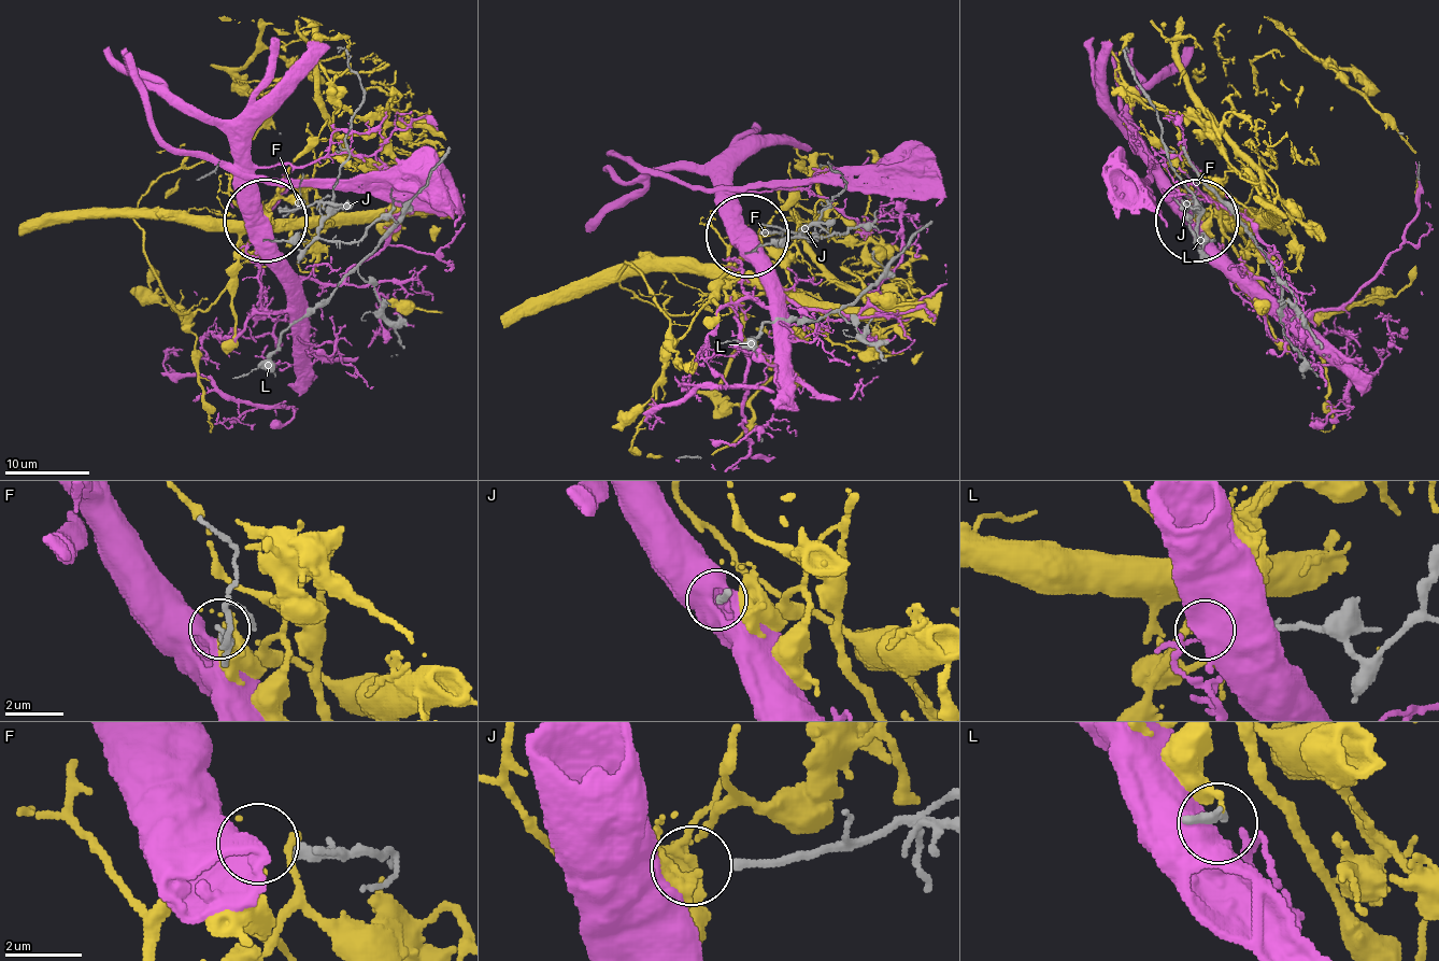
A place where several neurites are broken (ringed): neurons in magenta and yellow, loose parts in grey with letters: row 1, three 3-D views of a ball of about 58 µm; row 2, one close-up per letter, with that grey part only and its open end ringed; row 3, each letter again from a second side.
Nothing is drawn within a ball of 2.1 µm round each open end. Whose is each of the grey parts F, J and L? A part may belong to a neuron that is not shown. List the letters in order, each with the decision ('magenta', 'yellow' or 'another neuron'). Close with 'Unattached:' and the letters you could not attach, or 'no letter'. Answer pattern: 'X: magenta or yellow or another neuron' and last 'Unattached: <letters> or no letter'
F: yellow
J: magenta
L: another neuron
Unattached: L

